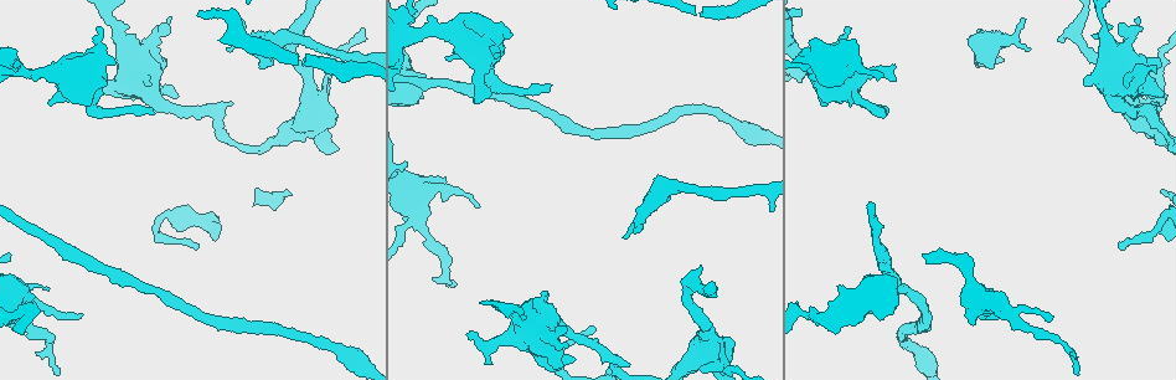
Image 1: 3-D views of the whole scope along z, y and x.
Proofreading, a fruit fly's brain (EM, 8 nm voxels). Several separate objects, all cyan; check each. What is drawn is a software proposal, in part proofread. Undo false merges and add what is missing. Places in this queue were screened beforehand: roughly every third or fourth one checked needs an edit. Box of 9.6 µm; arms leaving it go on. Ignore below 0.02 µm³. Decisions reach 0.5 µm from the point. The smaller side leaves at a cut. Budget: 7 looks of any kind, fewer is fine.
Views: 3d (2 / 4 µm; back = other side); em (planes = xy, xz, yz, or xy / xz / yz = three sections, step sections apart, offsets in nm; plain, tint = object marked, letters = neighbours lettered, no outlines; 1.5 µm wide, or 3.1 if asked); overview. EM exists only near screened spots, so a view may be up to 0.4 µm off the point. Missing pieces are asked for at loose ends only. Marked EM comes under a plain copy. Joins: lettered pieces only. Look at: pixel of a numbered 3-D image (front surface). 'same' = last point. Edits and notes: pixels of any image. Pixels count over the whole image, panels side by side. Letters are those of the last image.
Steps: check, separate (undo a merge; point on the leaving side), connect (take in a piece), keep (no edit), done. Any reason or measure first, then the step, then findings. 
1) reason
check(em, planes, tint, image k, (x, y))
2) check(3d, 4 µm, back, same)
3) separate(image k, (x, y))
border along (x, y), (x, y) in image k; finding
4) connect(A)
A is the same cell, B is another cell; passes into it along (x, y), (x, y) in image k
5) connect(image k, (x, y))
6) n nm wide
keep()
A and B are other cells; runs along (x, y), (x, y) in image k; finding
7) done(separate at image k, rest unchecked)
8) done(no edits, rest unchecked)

thick turns thin
check(em, xy, step 4, tint, image 1, (741, 128))

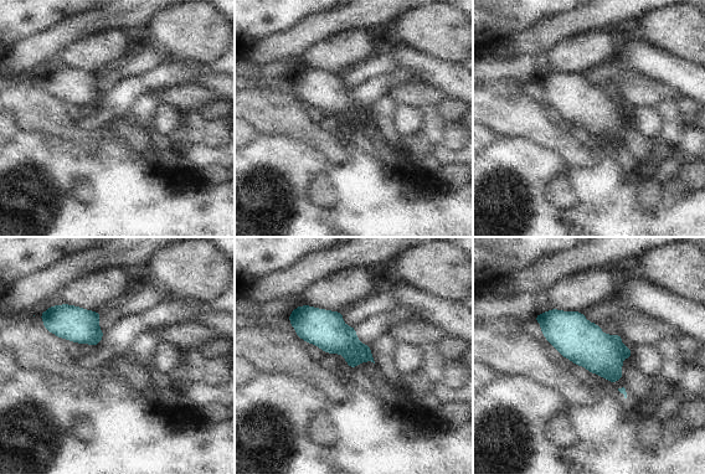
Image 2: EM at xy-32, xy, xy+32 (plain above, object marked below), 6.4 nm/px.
check(em, planes, letters, same)

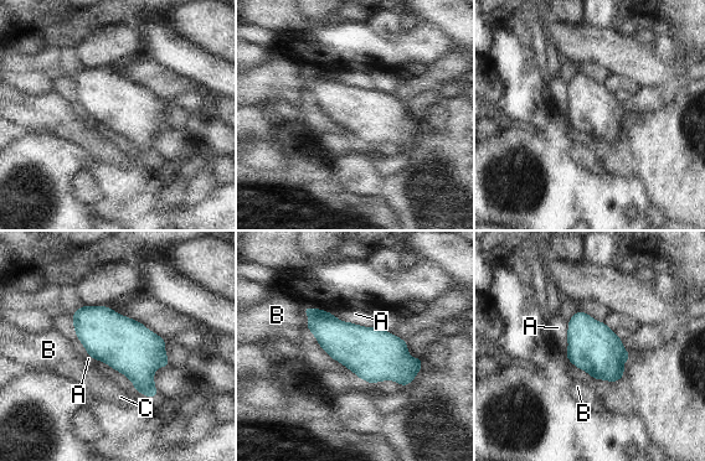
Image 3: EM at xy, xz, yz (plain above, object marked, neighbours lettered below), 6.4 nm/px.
A touches over 280 nm
keep()
A, B and C are other cells; border along (332, 314), (343, 321), (372, 327) in image 3; one cell here

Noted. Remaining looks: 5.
branch stops here
check(em, planes, letters, image 1, (721, 352))

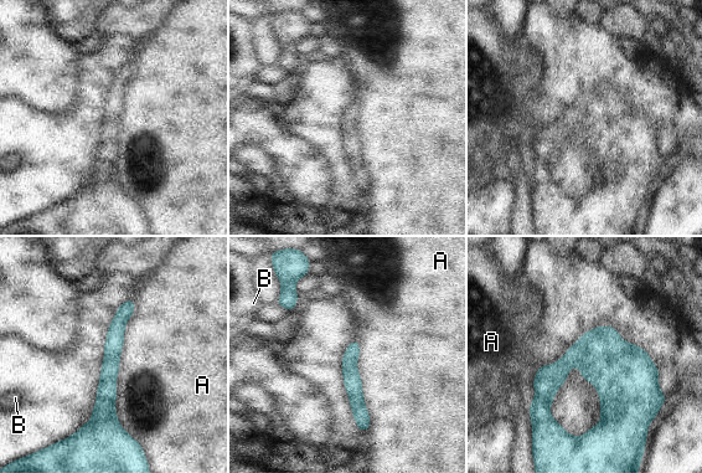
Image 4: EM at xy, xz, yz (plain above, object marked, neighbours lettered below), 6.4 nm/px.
keep()
A and B are other cells; runs along (130, 303), (115, 330), (102, 423) in image 4; no lettered piece goes on from it

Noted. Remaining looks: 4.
branch stops here
check(em, planes, letters, image 1, (1153, 98))

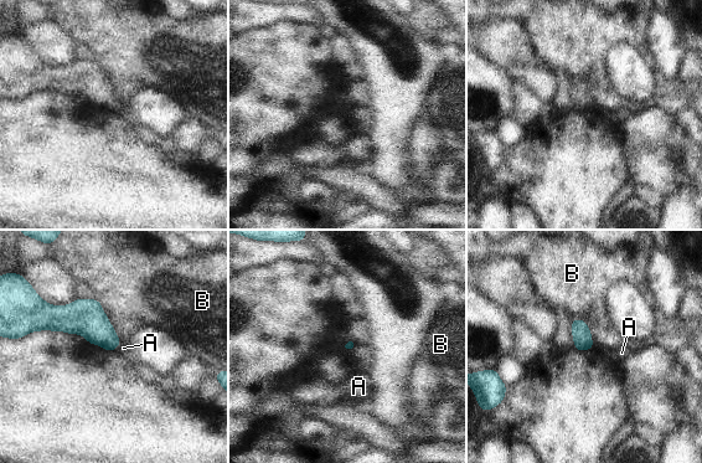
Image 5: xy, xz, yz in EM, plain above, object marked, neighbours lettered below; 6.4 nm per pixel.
keep()
A and B are other cells; border along (120, 341), (114, 350) in image 5; none of them fits

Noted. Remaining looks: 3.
done(no edits, rest unchecked)

